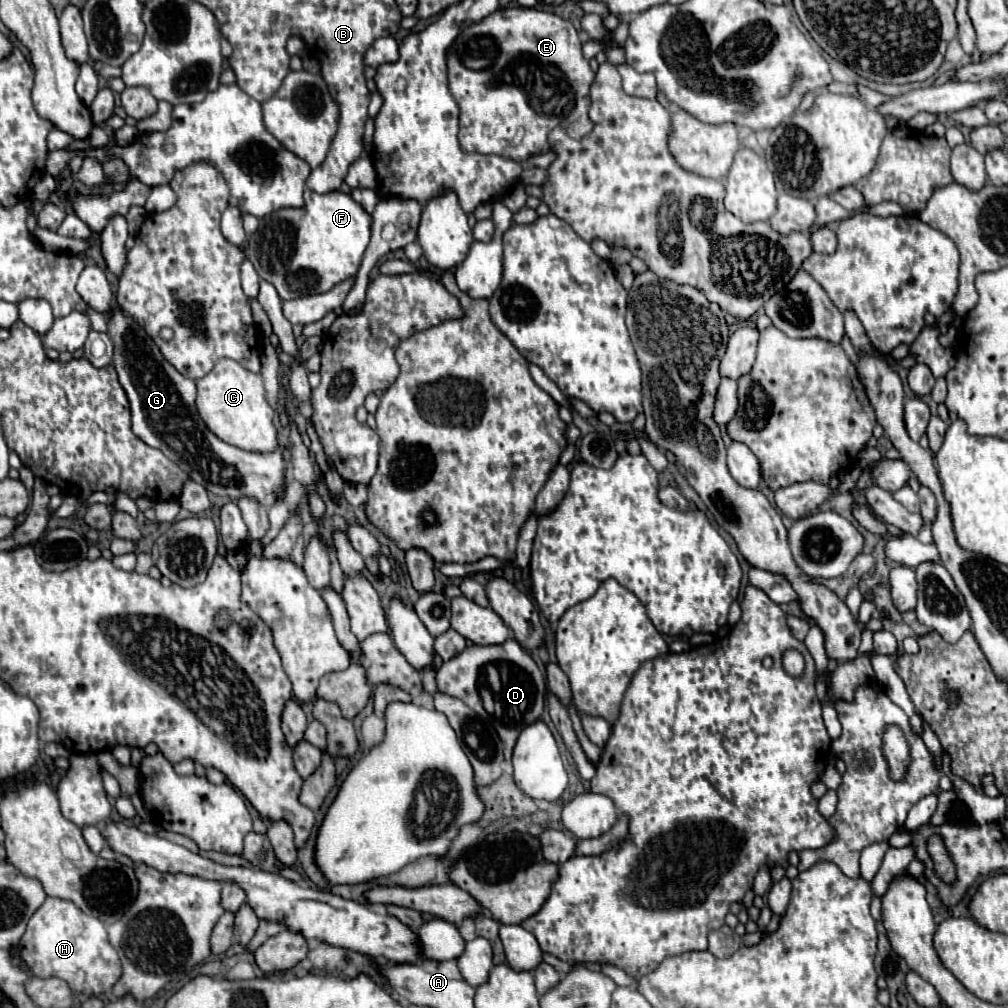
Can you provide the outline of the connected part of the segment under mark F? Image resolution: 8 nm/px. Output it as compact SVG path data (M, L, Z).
M305 190L305 204L301 208L279 208L259 220L257 232L249 236L245 254L255 266L257 274L277 288L281 300L293 300L307 294L323 294L329 292L337 282L357 274L363 252L371 240L371 224L371 214L349 194L343 194L341 190L327 194Z

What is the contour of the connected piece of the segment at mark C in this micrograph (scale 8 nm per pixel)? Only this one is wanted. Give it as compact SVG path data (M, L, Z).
M223 358L221 362L217 362L217 366L205 378L197 380L197 410L203 418L203 422L207 424L207 428L227 444L233 444L243 450L255 450L255 452L271 452L277 448L277 430L273 426L275 412L267 402L263 378L259 374L249 372L235 360Z

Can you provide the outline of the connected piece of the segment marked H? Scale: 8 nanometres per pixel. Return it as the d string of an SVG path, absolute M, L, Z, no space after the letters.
M47 898L43 906L27 922L27 930L19 942L19 956L39 978L61 978L73 992L99 996L113 988L121 976L117 950L109 944L105 924L85 914L69 900Z

